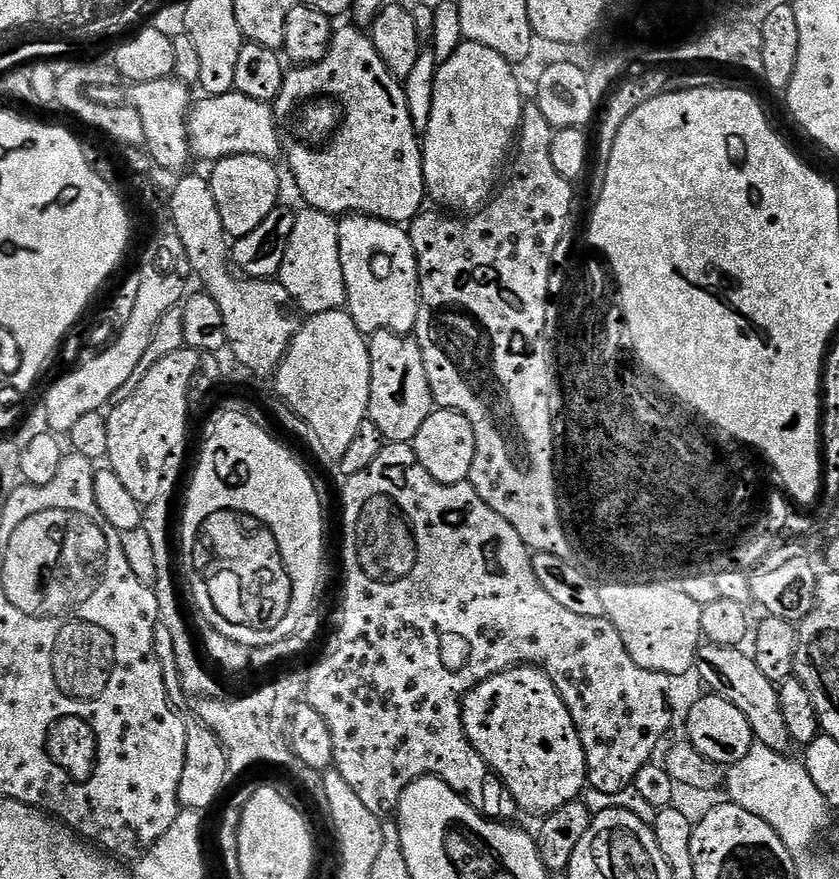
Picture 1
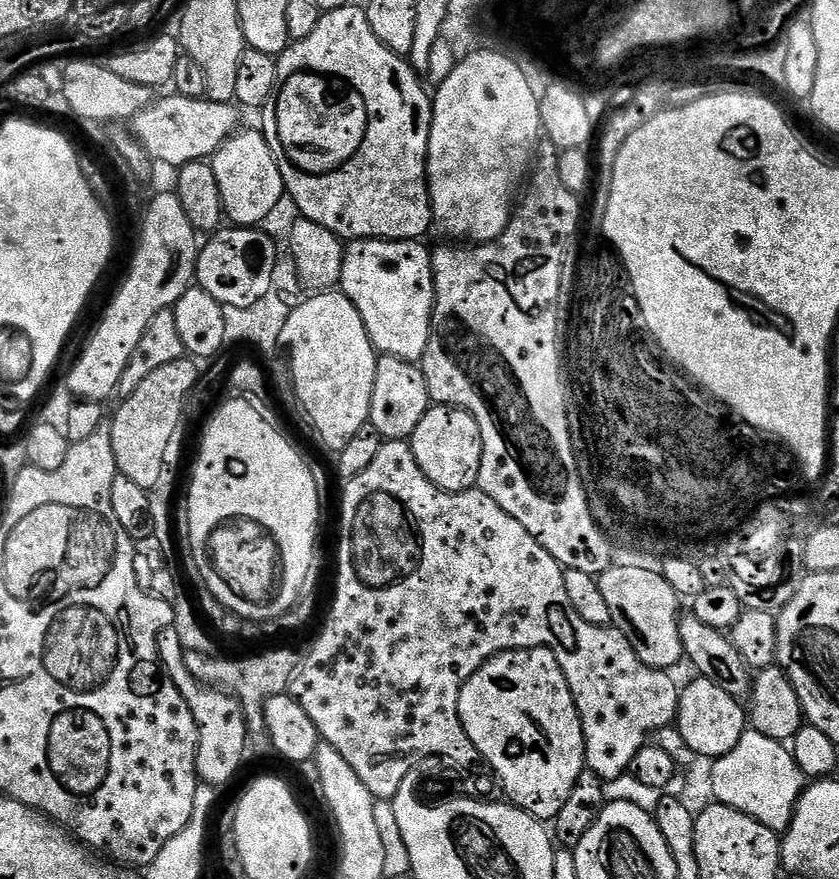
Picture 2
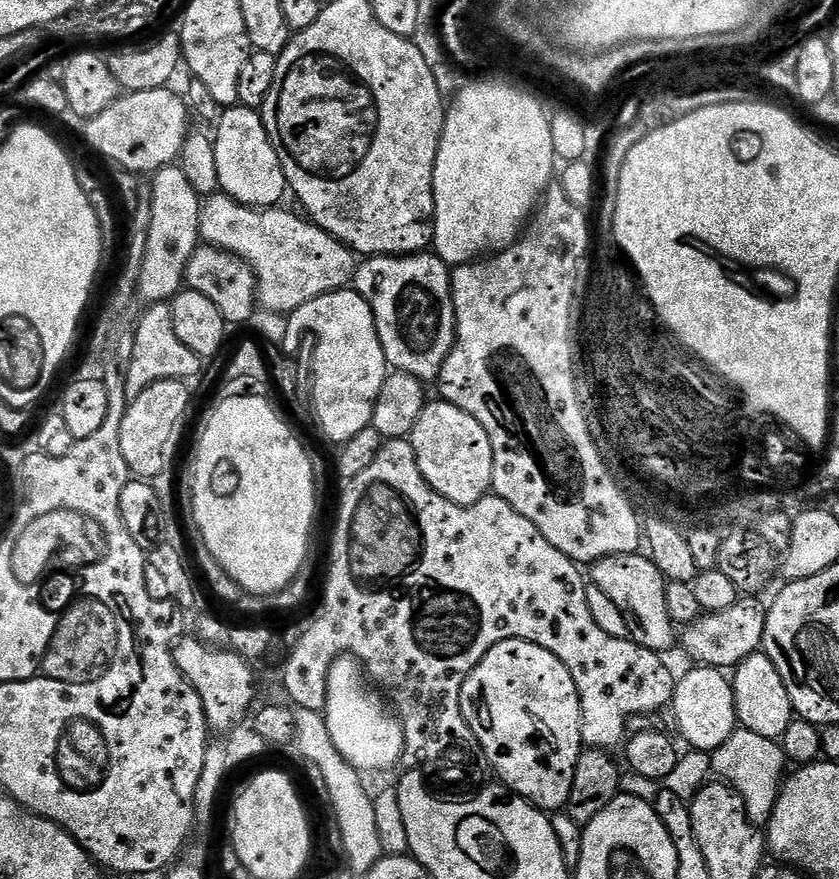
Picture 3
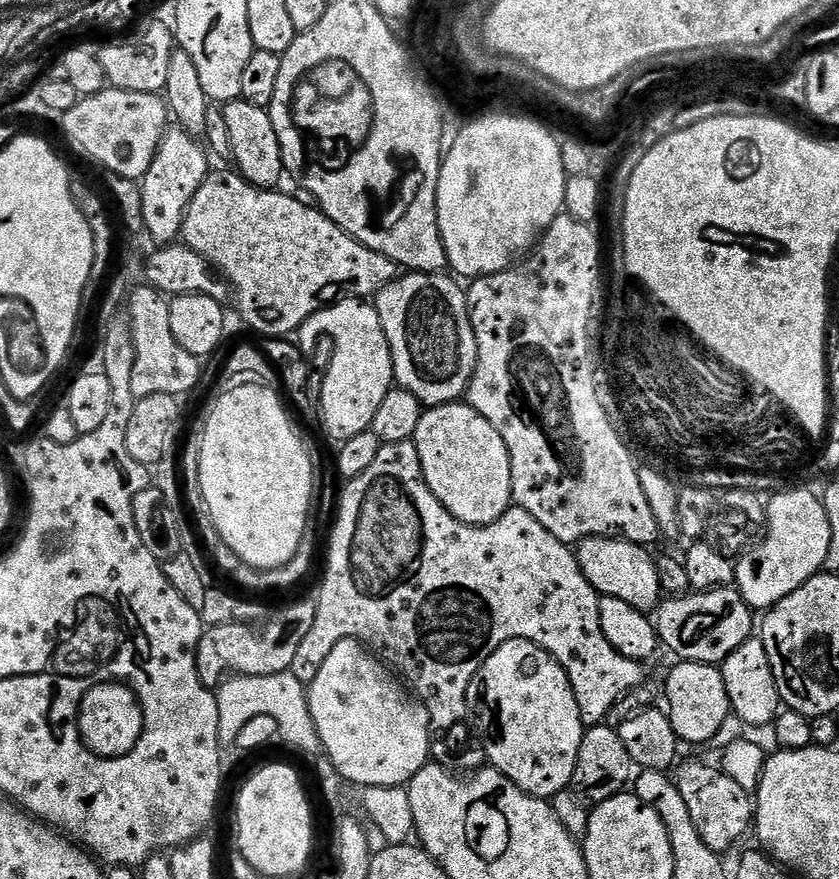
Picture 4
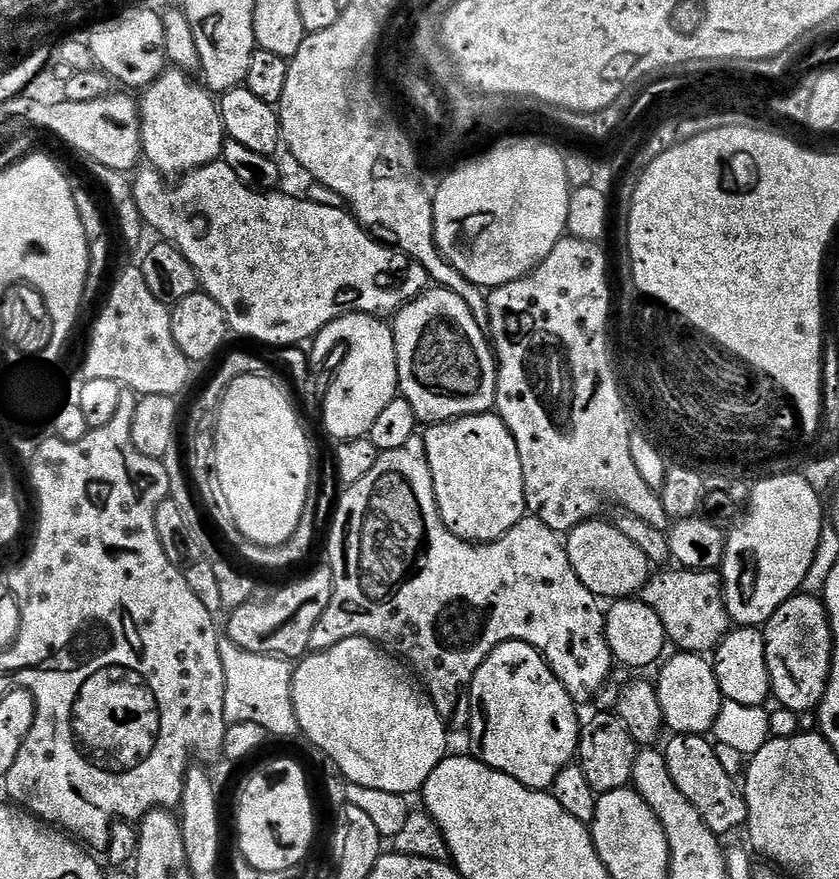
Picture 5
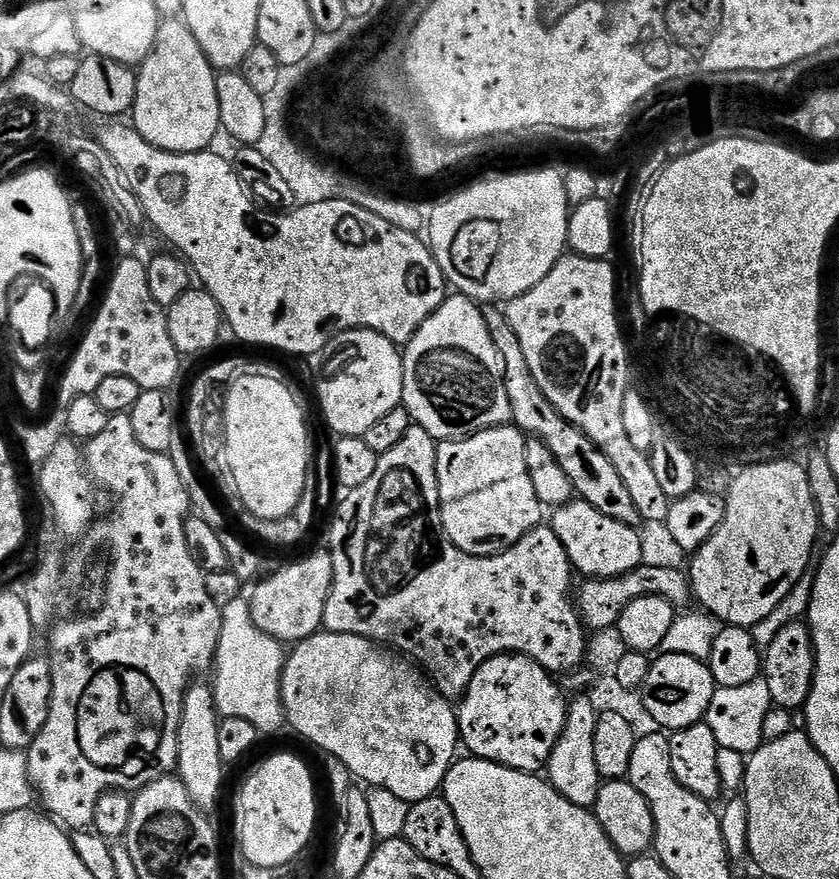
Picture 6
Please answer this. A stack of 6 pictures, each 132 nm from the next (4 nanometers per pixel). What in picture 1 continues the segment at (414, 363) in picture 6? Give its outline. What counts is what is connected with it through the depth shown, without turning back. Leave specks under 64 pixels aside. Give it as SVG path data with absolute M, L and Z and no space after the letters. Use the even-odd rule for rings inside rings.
M349 214L339 221L338 246L342 262L342 278L346 282L346 311L354 318L358 330L365 334L396 332L406 336L416 331L420 309L420 262L414 254L412 239L401 225L391 224L373 216Z

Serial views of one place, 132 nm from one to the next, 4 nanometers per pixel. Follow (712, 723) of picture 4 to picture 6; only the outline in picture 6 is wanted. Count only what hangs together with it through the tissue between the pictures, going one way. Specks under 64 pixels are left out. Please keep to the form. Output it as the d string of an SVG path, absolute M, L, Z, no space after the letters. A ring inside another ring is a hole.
M660 654L652 660L650 674L646 674L642 697L646 709L650 710L651 717L660 724L661 729L675 730L694 726L705 719L717 687L716 679L705 661L687 657L686 654Z

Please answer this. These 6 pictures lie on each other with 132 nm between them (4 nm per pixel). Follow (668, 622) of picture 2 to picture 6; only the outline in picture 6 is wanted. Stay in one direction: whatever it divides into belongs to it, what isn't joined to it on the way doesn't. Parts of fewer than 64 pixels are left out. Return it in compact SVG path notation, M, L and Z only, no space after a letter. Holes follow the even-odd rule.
M573 498L555 509L551 516L550 526L554 534L558 534L558 542L566 546L572 567L579 575L581 572L581 577L605 580L626 574L645 563L644 544L637 529L626 522L618 522L618 518L601 514L584 500Z

